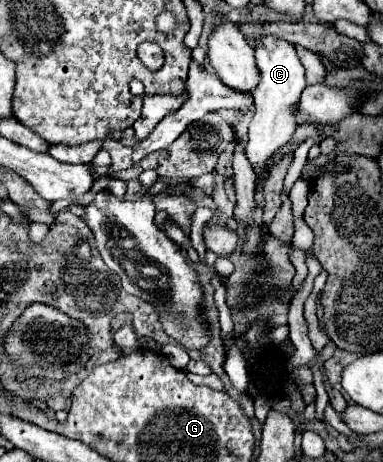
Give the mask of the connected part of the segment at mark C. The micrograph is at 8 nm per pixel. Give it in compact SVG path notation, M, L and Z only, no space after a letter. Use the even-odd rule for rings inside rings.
M263 35L255 37L255 61L259 69L259 83L253 89L255 99L255 117L249 125L249 141L247 141L247 159L251 161L257 175L267 175L267 161L271 155L275 155L295 133L295 117L291 113L291 107L295 101L299 101L299 93L305 89L305 69L299 61L295 45L289 41L283 41L281 37Z

